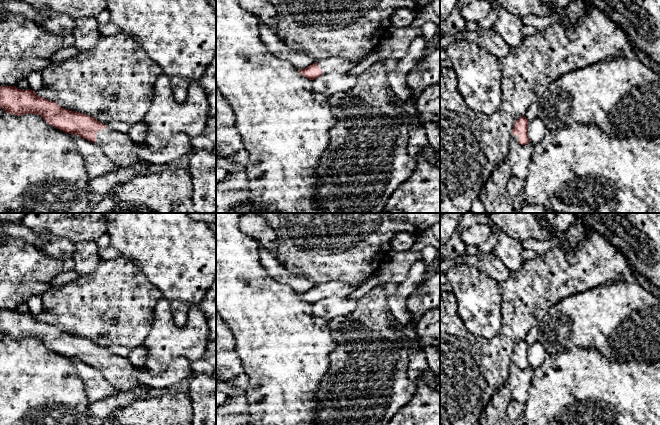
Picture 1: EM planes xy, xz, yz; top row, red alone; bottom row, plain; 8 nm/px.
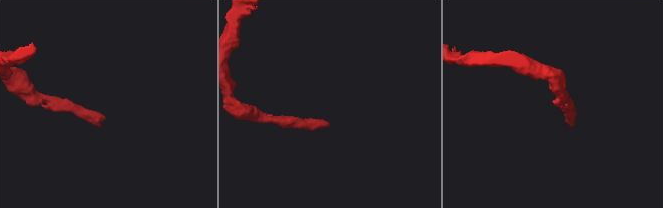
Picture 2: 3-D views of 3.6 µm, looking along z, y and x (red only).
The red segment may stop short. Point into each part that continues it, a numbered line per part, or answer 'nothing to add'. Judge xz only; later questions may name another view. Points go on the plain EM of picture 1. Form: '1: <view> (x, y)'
1: xz (333, 288)

